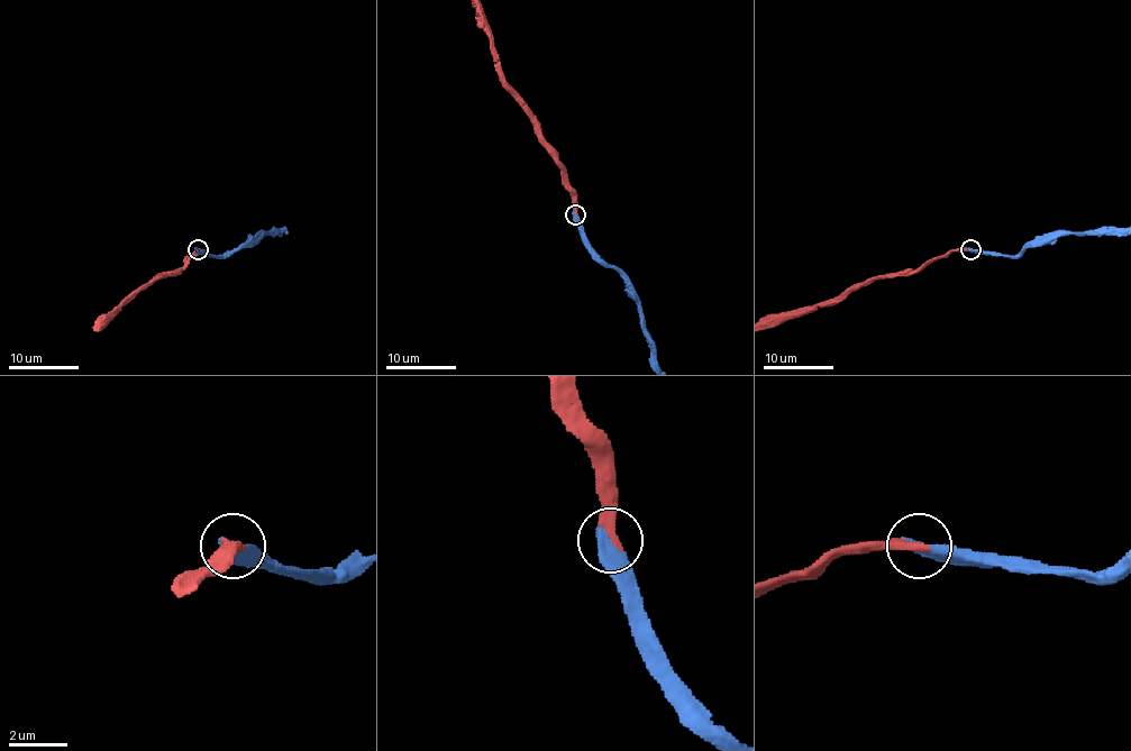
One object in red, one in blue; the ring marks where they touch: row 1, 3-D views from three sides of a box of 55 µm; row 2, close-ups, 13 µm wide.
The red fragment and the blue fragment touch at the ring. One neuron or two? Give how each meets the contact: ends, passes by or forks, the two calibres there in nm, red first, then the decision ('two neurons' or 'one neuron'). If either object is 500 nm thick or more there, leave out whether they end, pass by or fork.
red ends | blue ends | 380/440 nm | one neuron

